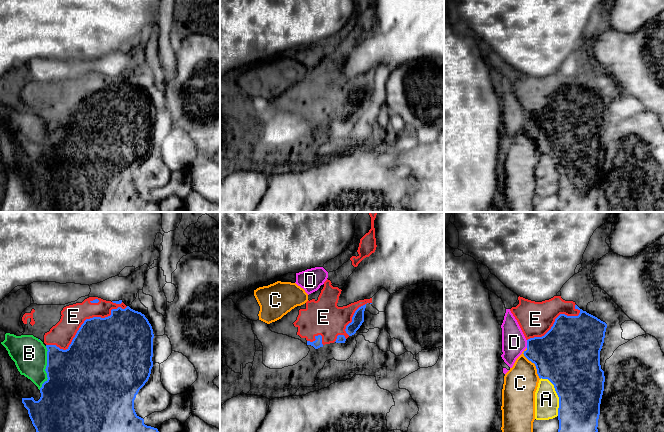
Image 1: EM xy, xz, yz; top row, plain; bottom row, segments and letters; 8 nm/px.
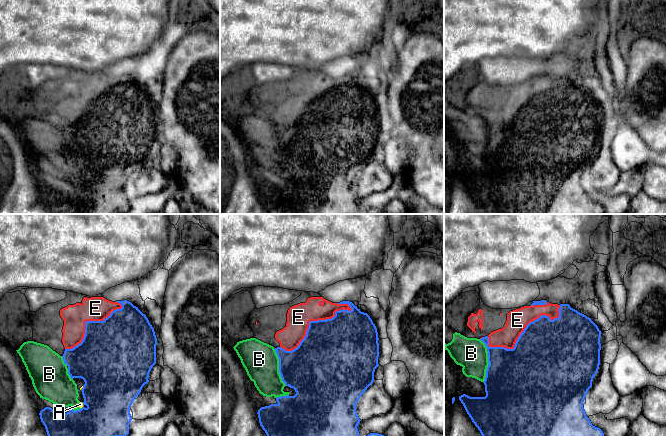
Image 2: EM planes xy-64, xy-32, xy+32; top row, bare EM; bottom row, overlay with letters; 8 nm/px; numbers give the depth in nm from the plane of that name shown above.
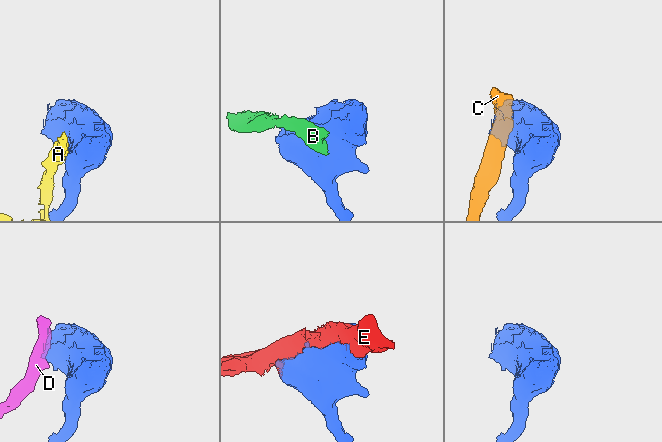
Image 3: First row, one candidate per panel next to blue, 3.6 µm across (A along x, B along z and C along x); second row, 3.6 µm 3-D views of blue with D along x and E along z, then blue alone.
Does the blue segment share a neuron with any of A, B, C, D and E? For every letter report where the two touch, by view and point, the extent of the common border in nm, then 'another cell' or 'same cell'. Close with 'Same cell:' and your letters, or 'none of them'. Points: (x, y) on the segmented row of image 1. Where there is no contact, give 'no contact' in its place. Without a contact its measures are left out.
A: contact yz (557, 394); length 340 nm; another cell
B: contact xy (46, 368); length 360 nm; another cell
C: contact yz (533, 362); length 280 nm; another cell
D: contact yz (527, 344); length 60 nm; another cell
E: contact xy (84, 322); length 750 nm; same cell
Same cell: E

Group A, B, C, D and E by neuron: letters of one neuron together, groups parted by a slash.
A B / C / D / E

